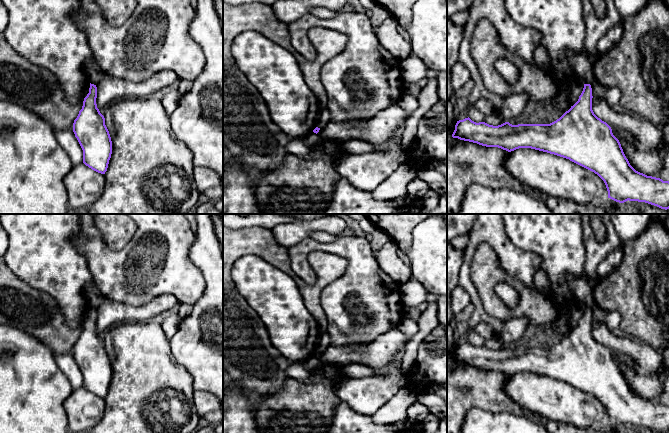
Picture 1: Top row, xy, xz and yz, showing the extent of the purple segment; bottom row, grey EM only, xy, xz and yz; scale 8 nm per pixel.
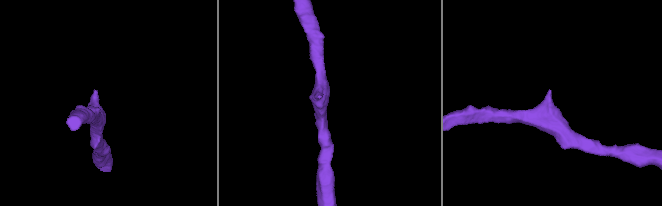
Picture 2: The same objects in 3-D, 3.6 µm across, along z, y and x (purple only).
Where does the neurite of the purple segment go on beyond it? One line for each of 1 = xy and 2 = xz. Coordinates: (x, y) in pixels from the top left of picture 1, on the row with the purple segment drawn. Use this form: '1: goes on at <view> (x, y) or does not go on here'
1: does not go on here
2: does not go on here

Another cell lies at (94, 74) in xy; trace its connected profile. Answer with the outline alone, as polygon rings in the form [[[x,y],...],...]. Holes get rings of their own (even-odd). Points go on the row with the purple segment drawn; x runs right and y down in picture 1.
[[[95,60],[85,65],[85,73],[88,82],[94,85],[97,85],[105,76],[104,72],[101,70],[101,68]]]

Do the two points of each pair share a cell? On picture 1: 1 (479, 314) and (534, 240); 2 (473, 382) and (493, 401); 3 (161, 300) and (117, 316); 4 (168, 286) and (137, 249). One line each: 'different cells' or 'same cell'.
1: different cells
2: same cell
3: same cell
4: same cell

